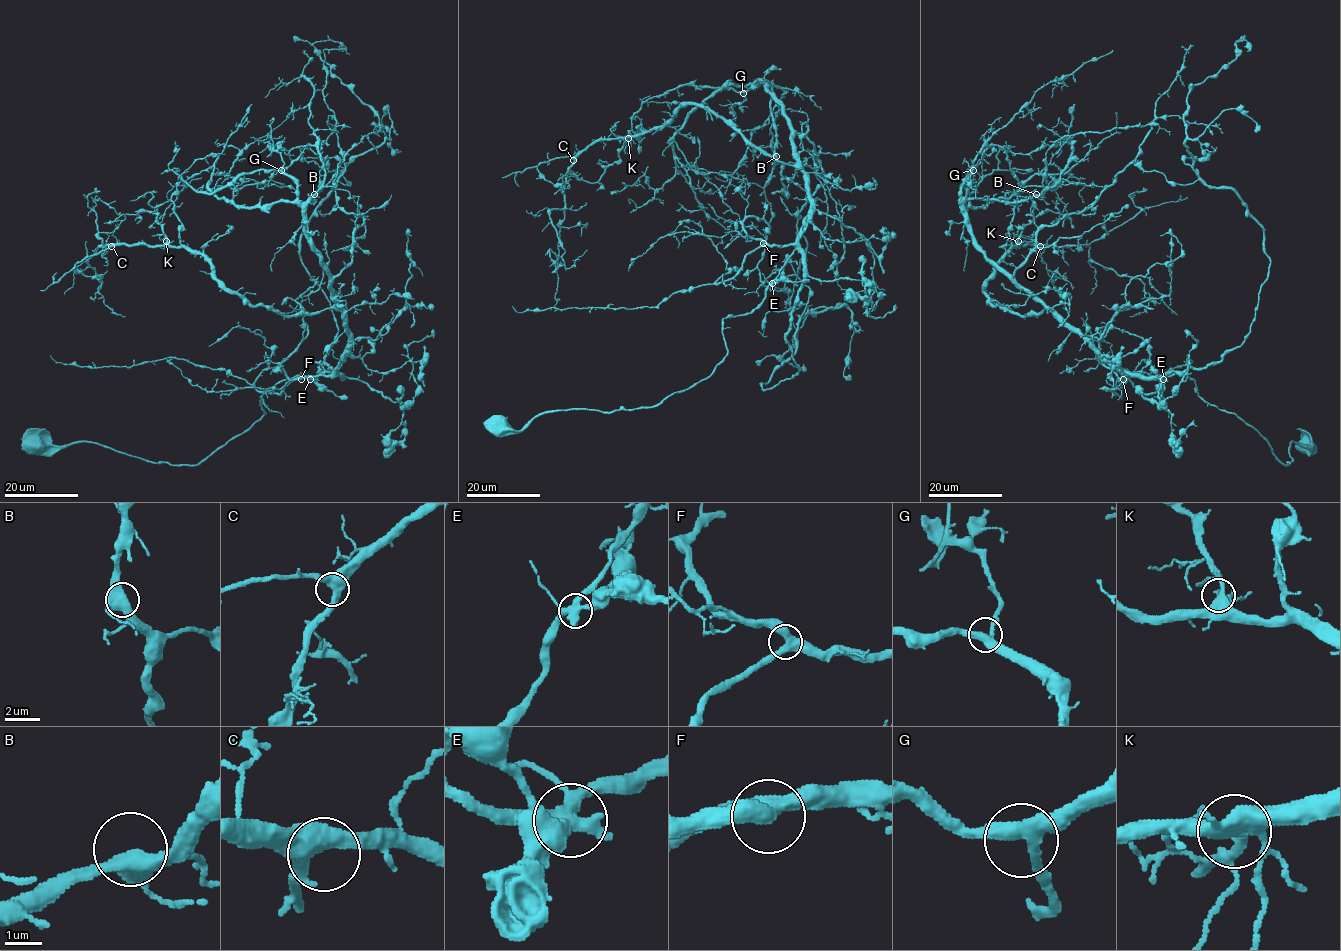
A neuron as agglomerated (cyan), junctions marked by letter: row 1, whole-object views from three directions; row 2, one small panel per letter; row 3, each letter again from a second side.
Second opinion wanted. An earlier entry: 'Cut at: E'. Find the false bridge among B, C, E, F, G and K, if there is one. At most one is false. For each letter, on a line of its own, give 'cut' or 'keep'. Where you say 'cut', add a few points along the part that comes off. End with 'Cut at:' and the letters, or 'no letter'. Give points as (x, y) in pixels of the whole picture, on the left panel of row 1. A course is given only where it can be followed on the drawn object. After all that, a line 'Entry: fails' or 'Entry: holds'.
B: keep
C: keep
E: cut | (310, 380), (337, 396), (347, 398)
F: keep
G: keep
K: keep
Cut at: E
Entry: holds

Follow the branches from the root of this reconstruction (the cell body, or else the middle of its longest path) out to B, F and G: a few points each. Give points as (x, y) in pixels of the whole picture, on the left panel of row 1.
B: (34, 445), (198, 465), (276, 384), (332, 372), (347, 319), (307, 233), (314, 194)
F: (34, 445), (90, 442), (147, 461), (198, 465), (265, 413), (260, 397), (276, 384), (333, 372), (301, 379)
G: (34, 445), (198, 465), (276, 384), (334, 370), (347, 319), (281, 170)

